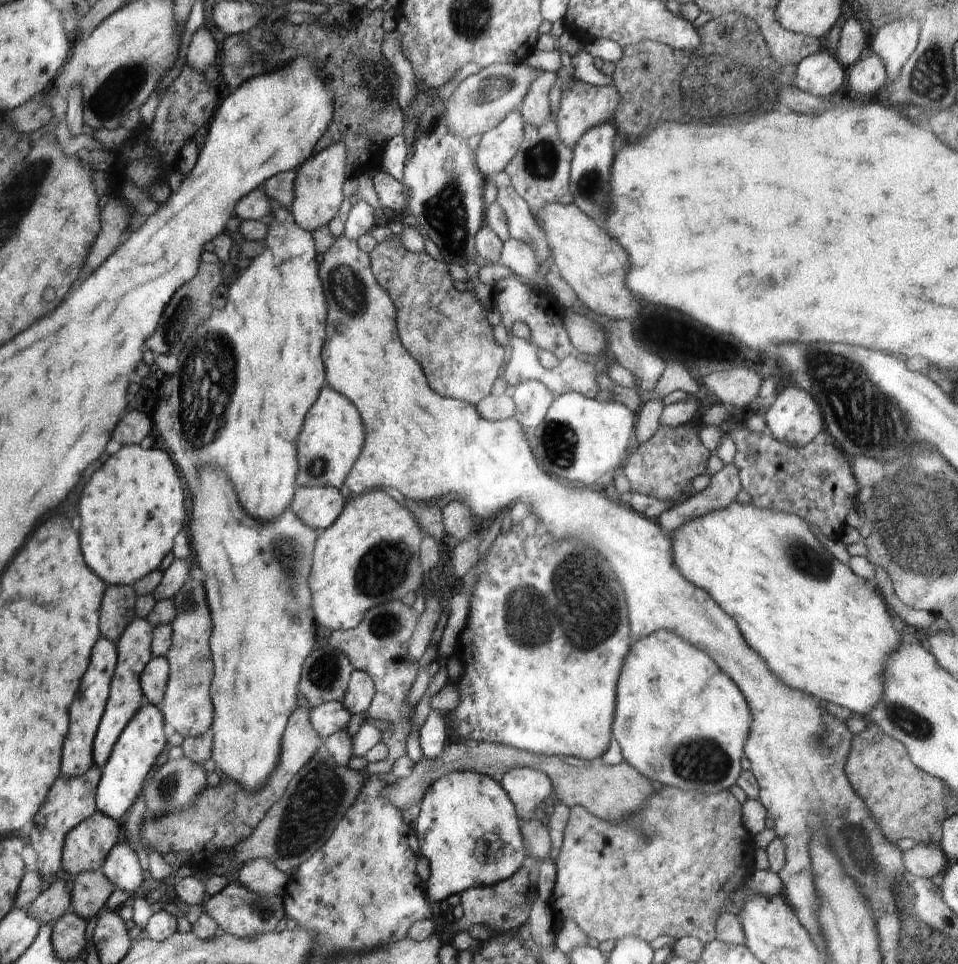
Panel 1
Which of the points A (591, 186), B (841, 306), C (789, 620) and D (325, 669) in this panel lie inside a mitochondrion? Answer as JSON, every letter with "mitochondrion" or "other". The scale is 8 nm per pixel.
{"A":"mitochondrion","B":"other","C":"other","D":"mitochondrion"}

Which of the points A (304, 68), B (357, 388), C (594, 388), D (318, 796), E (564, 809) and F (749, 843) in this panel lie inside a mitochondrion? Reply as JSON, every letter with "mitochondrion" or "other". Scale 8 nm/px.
{"A":"other","B":"other","C":"other","D":"mitochondrion","E":"other","F":"other"}

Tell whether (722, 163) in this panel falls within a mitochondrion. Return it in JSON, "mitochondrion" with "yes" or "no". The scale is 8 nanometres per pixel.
{"mitochondrion":"no"}

